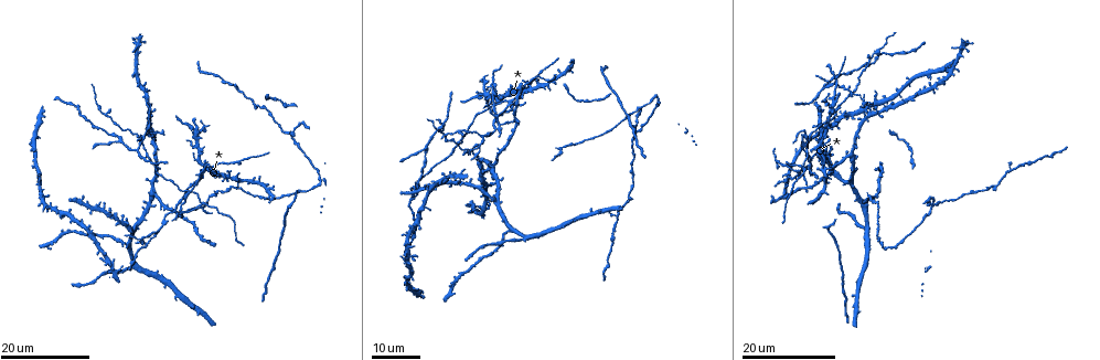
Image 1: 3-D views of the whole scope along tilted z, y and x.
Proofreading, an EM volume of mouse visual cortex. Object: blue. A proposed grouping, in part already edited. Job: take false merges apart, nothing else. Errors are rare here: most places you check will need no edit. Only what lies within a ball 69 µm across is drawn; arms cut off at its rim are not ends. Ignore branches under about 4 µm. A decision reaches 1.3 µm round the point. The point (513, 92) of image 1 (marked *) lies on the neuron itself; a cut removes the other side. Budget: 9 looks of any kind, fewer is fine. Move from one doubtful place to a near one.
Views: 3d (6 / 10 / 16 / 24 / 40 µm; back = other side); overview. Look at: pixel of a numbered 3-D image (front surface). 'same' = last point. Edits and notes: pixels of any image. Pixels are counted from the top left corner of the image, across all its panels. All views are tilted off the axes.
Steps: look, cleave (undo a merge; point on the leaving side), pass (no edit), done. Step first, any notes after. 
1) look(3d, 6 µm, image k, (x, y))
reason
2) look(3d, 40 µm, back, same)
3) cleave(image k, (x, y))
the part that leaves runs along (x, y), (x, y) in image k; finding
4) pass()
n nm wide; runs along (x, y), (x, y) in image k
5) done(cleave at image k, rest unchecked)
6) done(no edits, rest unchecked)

look(3d, 16 µm, image 1, (510, 95))
four or more arms meet

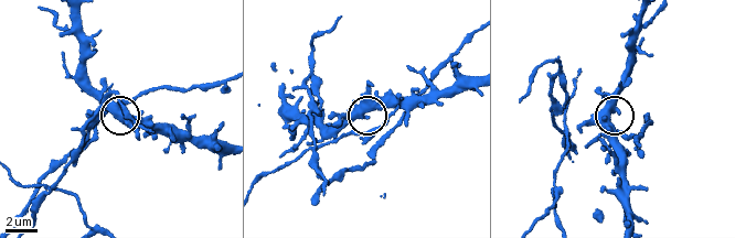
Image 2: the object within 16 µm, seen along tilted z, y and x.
look(3d, 6 µm, image 2, (365, 118))

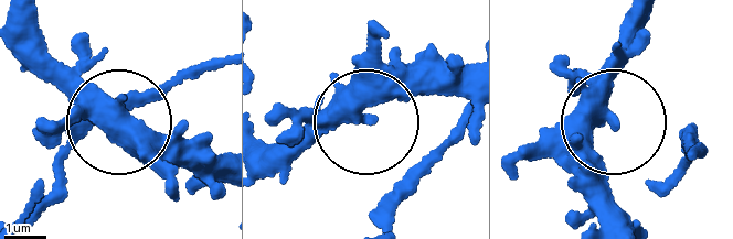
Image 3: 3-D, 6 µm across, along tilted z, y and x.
pass()
side arm 16 µm; runs along (400, 89), (285, 152) in image 3; one neuron here

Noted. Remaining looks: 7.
look(3d, 24 µm, image 1, (174, 210))
four or more arms meet

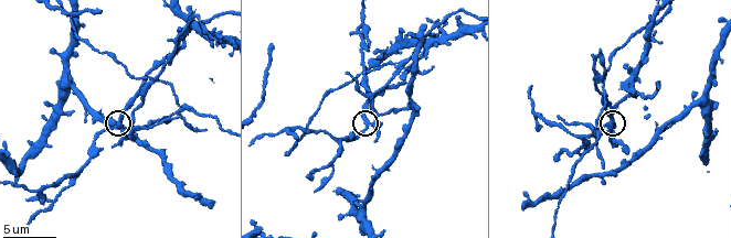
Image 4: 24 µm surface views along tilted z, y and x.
look(3d, 10 µm, image 4, (367, 127))
closer look

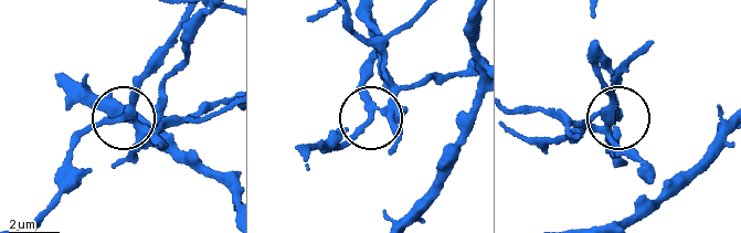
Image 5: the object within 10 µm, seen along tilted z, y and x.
cleave(image 5, (412, 83))
250 nm wide; the part that leaves runs along (144, 139), (158, 119), (163, 80), (189, 50), (198, 13) in image 5; two neurons meet here

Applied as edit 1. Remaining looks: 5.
look(3d, 10 µm, image 4, (339, 146))
four or more arms meet

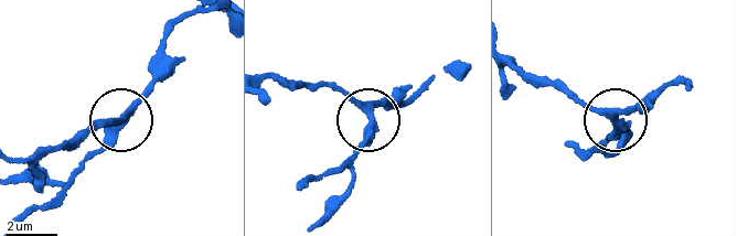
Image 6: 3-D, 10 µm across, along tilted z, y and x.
pass()
290 nm wide; runs along (183, 17), (168, 31), (132, 108), (110, 124) in image 6; continuous, no second neuron

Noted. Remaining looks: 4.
look(3d, 24 µm, image 1, (936, 204))
arms run side by side

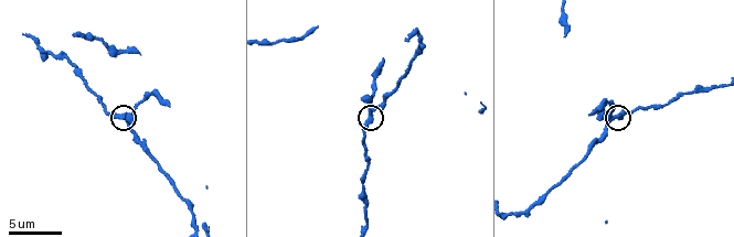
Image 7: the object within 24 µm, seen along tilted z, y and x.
look(3d, 10 µm, image 7, (368, 112))
zoom in

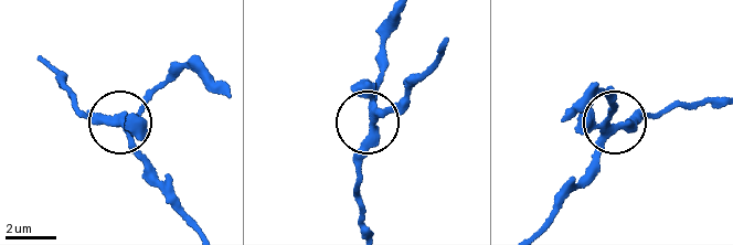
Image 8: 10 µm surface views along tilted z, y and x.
pass()
side arm 25 µm; runs along (546, 223), (609, 129), (611, 107) in image 8; continuous, no second neuron

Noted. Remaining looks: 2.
done(cleave at image 5, rest unchecked)

